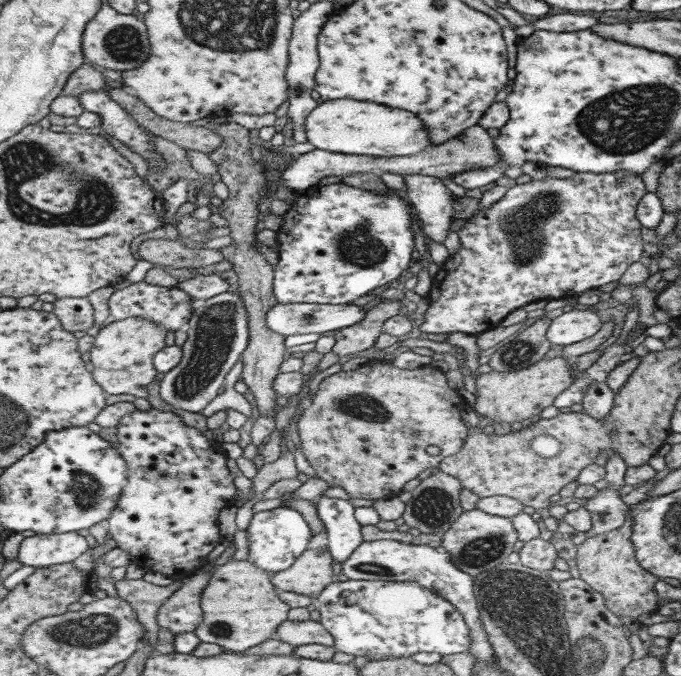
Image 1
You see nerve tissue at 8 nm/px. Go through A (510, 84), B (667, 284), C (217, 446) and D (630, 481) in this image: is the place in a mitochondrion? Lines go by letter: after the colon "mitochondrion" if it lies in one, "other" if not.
A: other
B: other
C: other
D: other

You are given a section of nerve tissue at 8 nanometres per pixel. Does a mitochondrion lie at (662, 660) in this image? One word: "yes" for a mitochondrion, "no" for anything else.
no

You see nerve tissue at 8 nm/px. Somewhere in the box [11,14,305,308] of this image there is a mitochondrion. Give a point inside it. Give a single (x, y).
(125, 43)

